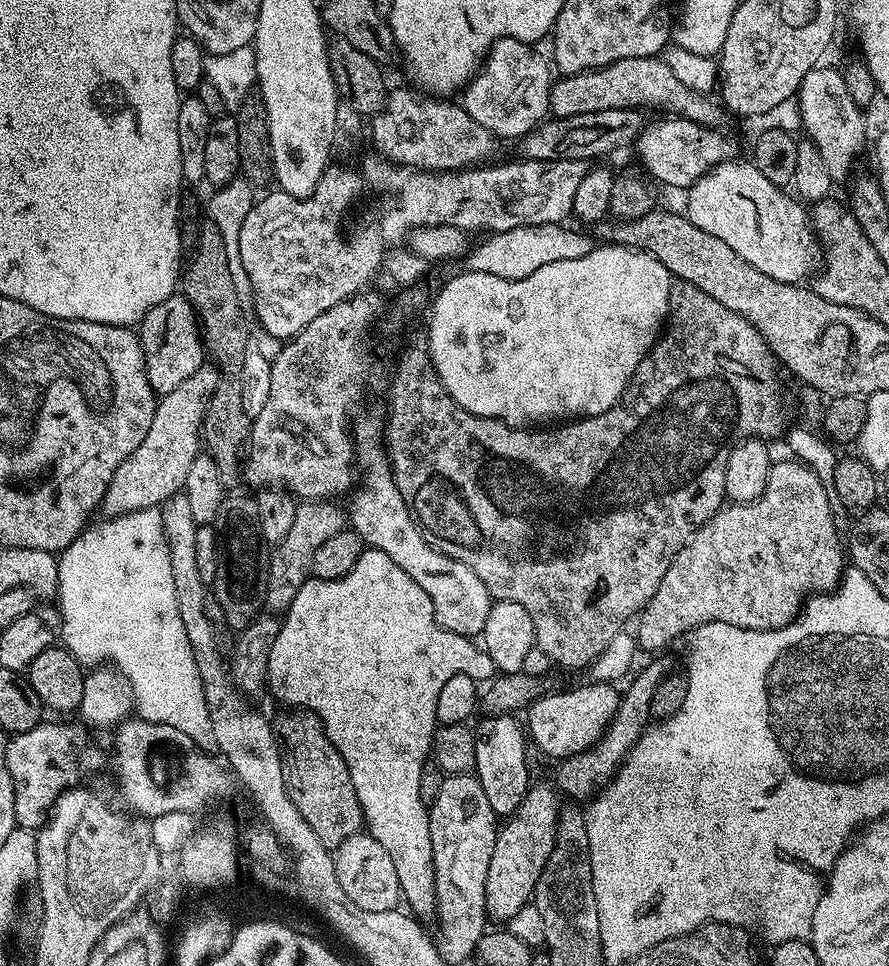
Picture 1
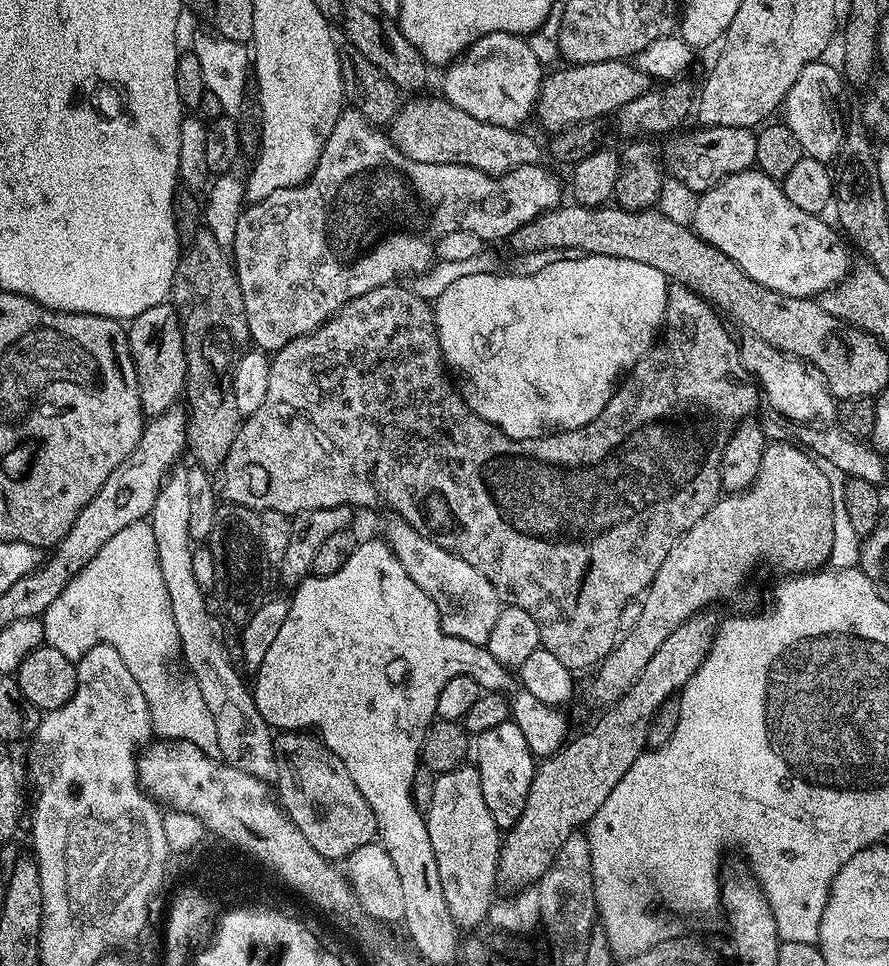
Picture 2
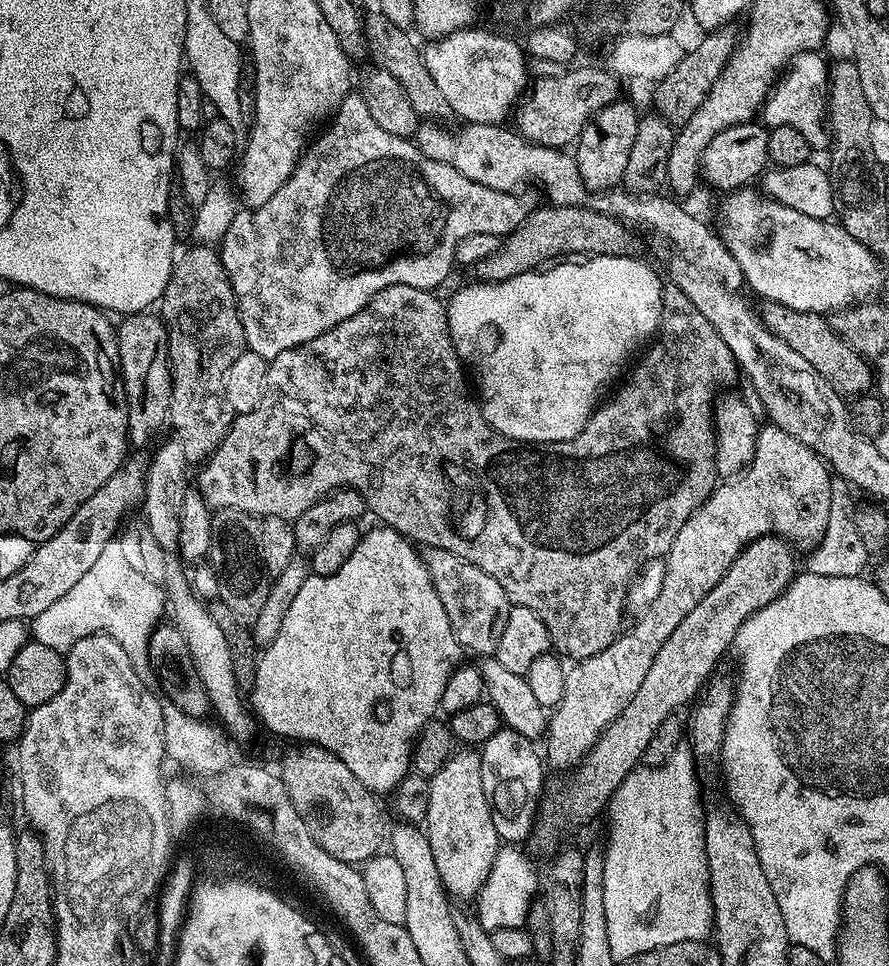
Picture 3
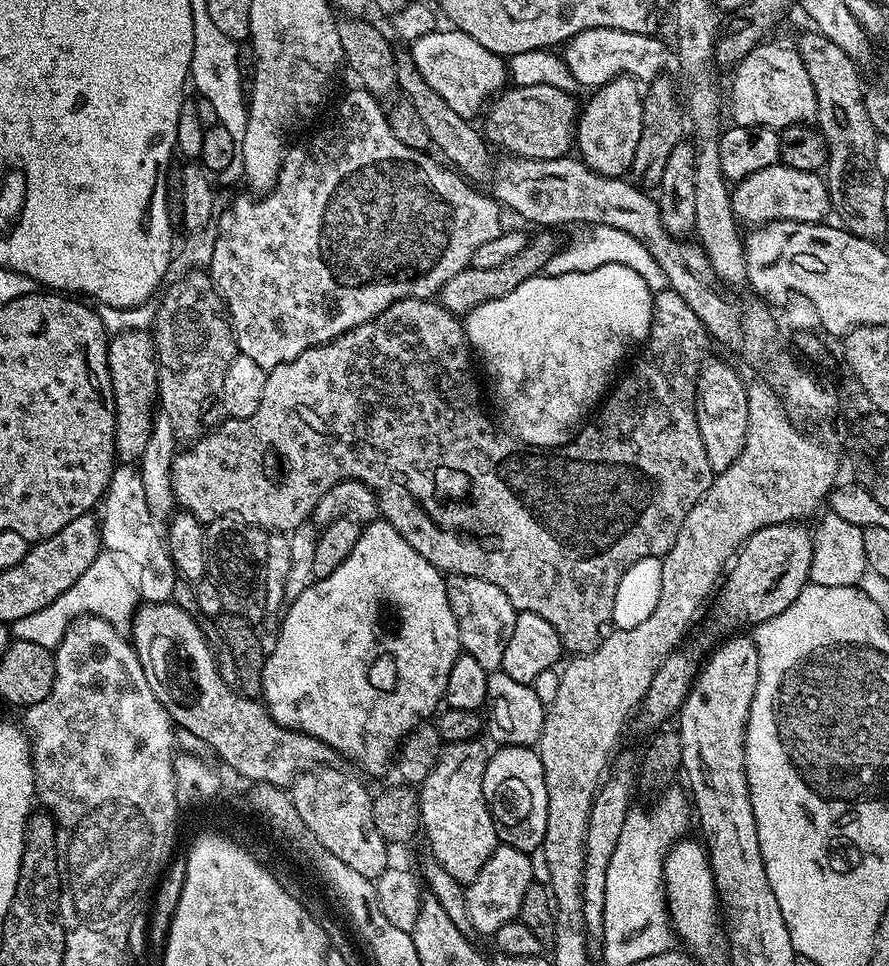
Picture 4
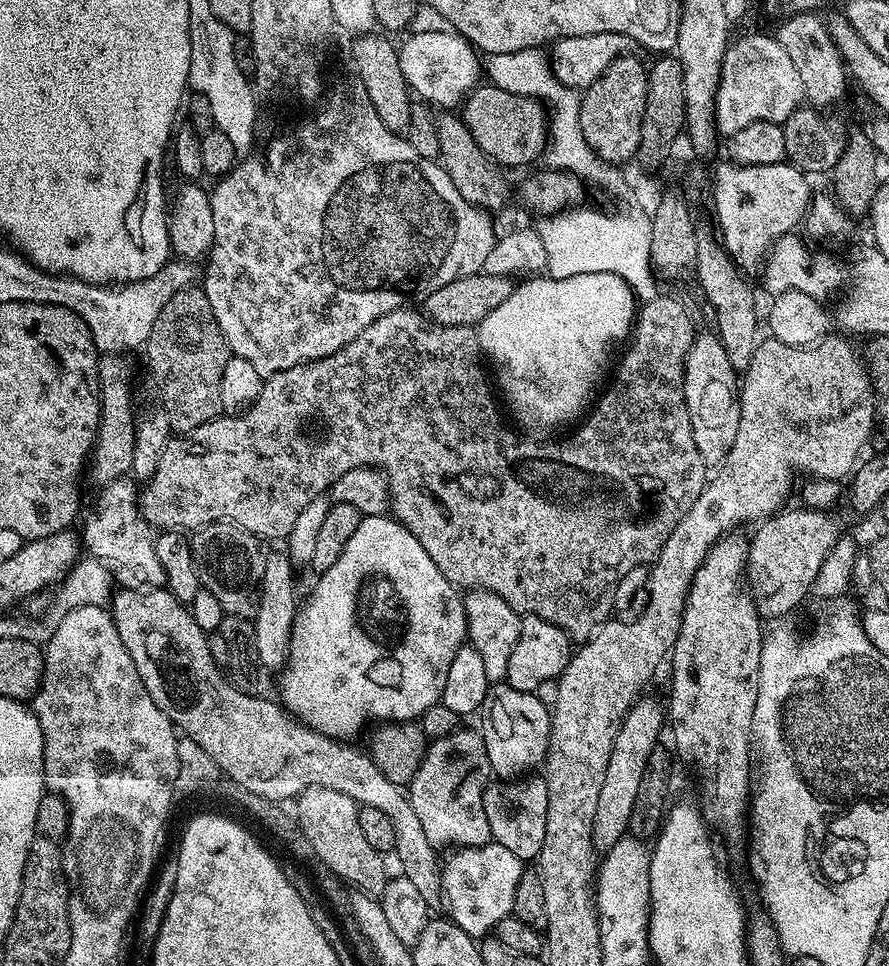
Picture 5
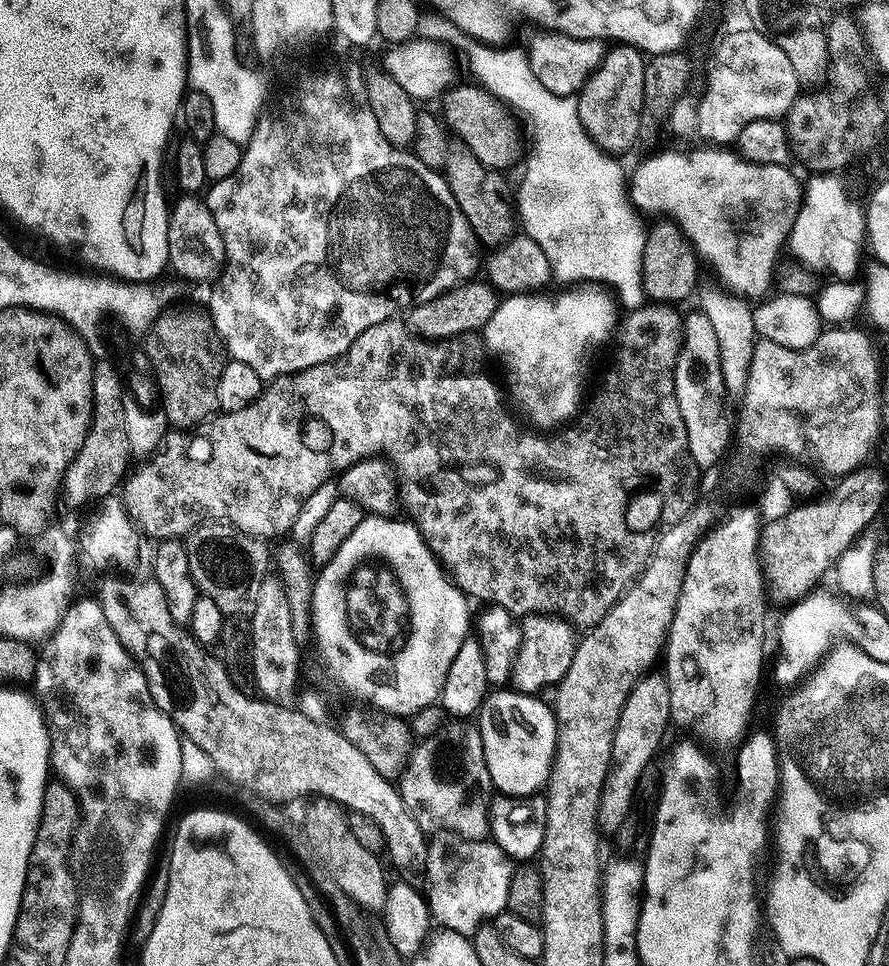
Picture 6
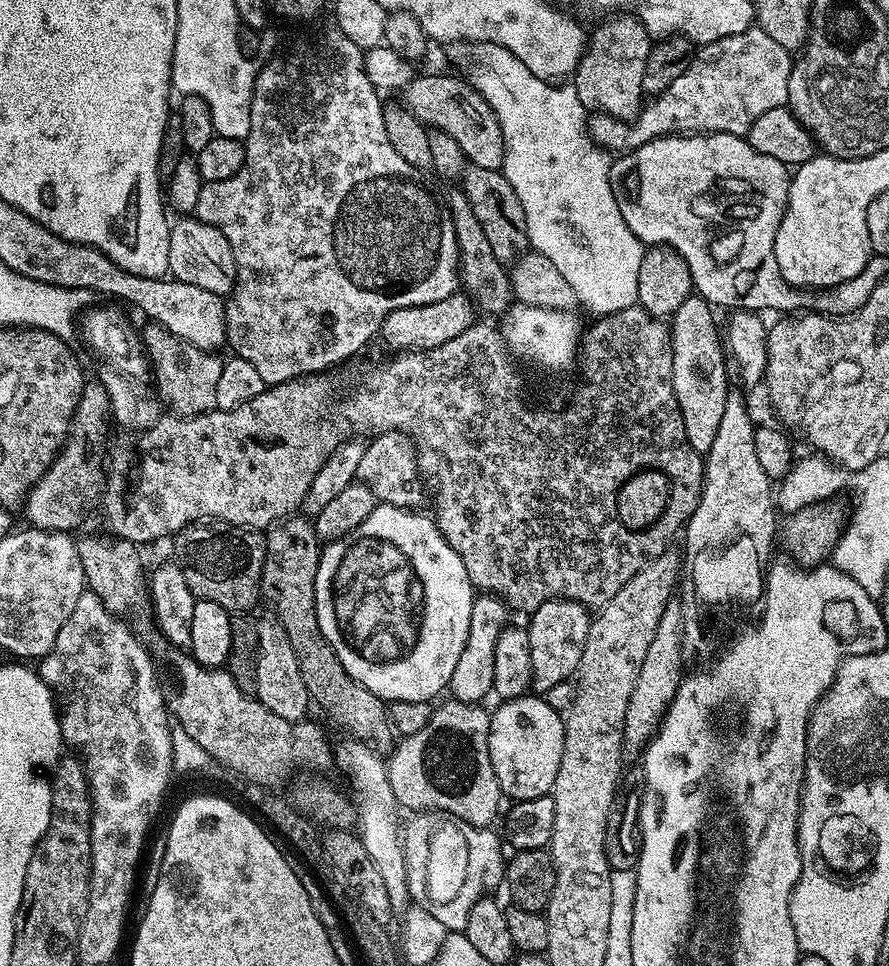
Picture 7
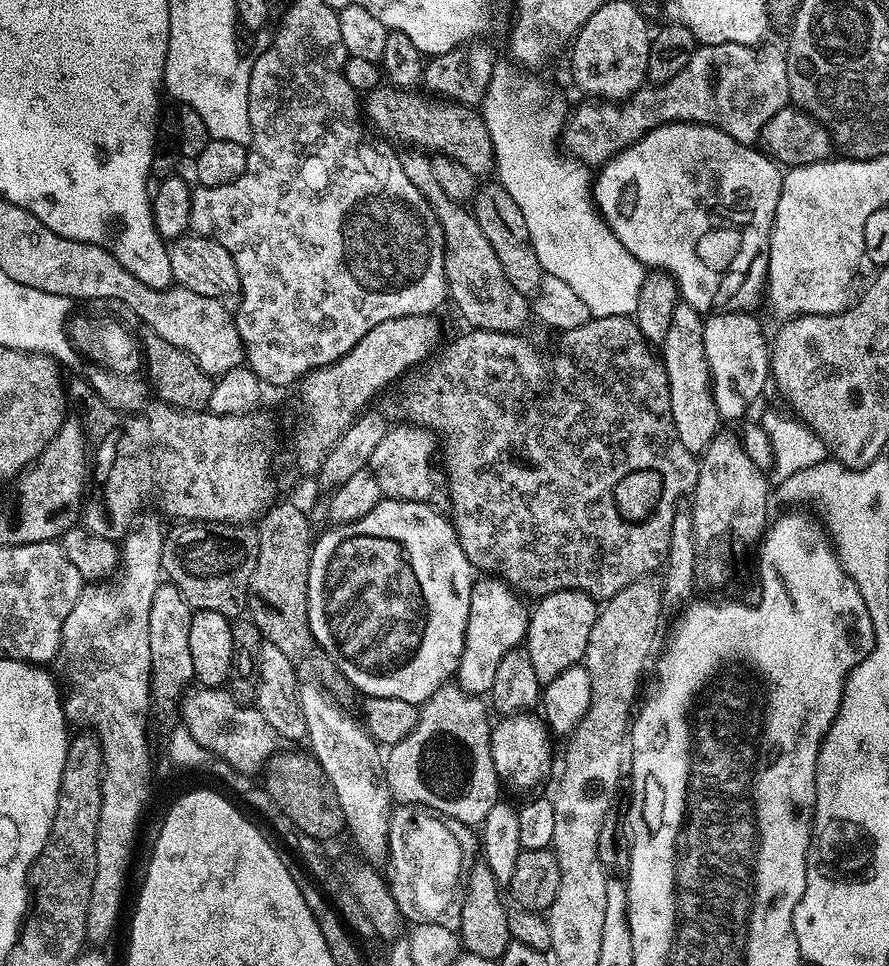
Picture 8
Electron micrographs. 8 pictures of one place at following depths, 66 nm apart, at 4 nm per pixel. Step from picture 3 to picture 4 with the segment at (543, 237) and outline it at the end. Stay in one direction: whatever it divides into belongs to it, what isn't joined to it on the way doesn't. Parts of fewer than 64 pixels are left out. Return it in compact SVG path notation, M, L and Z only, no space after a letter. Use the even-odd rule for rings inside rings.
M540 230L537 232L540 233L536 237L533 235L529 239L528 245L522 250L518 250L518 254L514 254L514 258L506 258L506 262L502 262L502 266L486 266L485 268L469 266L458 274L454 274L454 278L450 278L450 282L446 282L446 286L440 288L438 293L440 305L453 316L463 318L470 310L482 306L482 302L502 298L506 294L510 294L510 290L522 286L522 282L541 275L546 262L557 250L558 241L556 241L555 234L552 233L555 231Z

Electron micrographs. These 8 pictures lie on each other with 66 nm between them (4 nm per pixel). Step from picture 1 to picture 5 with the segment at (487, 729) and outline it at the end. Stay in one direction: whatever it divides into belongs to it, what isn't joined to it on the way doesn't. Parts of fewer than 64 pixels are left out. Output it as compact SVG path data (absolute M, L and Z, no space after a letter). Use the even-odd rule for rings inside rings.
M524 778L519 782L500 782L500 785L492 782L484 791L484 809L486 810L486 818L490 822L492 840L506 846L506 850L510 850L519 860L525 862L535 861L540 855L542 838L546 838L546 810L548 809L548 788L543 779L528 779L532 778Z

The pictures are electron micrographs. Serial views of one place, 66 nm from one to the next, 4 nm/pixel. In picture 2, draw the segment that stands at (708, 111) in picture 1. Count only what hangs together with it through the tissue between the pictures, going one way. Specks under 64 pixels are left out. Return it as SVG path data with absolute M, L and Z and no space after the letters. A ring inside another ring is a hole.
M611 60L593 64L574 64L563 66L557 72L549 71L540 88L536 103L535 119L540 119L548 134L565 132L578 124L596 122L599 116L619 113L626 102L634 102L650 88L650 77L628 60Z

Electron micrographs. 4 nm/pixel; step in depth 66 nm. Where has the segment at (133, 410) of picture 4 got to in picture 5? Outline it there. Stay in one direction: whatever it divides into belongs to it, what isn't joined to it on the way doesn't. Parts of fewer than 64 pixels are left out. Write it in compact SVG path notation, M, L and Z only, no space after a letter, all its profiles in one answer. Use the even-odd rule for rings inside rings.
M104 354L98 360L100 365L100 430L96 434L96 444L92 448L90 472L92 468L92 476L100 486L127 477L132 472L137 413L132 412L132 368L128 365L128 358L124 354Z

